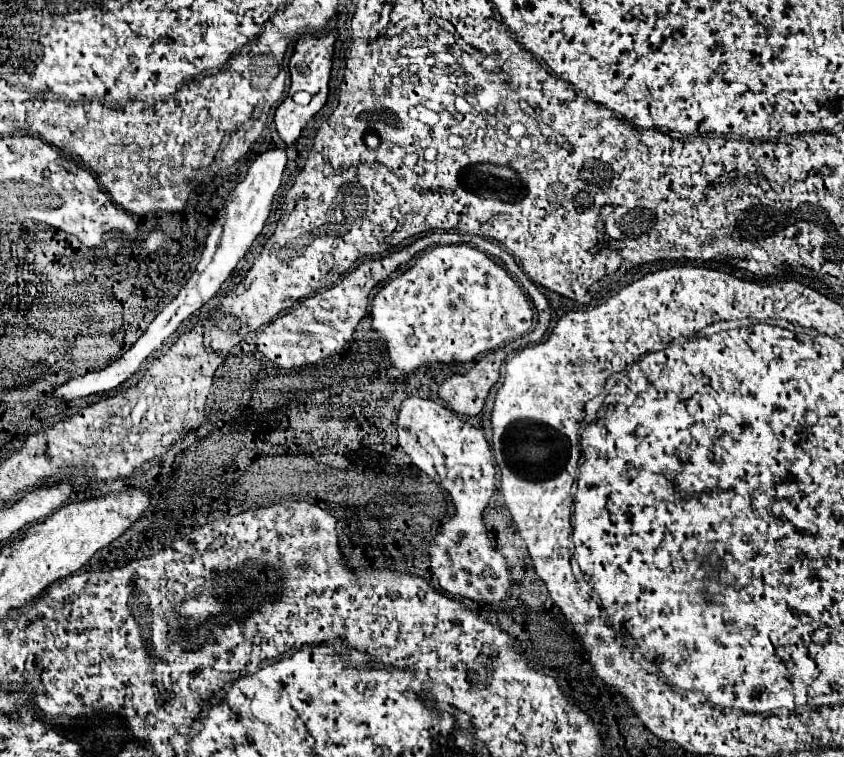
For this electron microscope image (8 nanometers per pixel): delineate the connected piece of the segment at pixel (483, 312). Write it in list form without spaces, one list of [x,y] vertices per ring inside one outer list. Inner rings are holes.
[[[445,245],[423,253],[415,267],[389,279],[379,289],[371,299],[371,325],[387,343],[391,363],[403,373],[411,373],[411,369],[417,369],[423,363],[471,361],[483,353],[495,351],[531,329],[533,311],[523,287],[489,255],[469,245]]]

